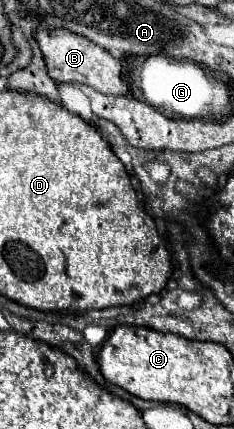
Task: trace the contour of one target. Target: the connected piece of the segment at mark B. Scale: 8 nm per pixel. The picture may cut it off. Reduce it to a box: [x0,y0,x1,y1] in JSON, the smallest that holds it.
[35,29,129,95]

